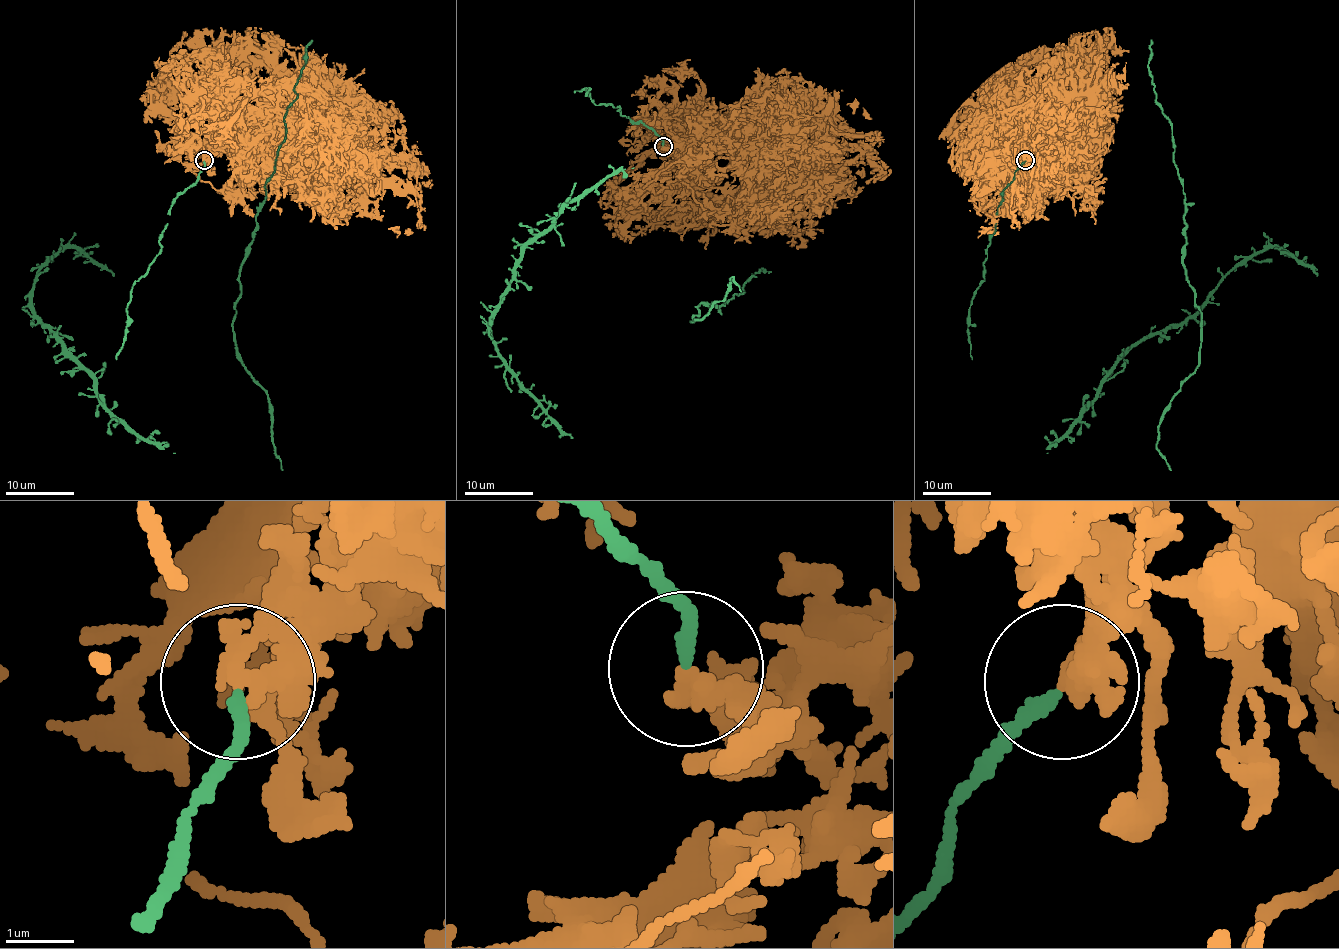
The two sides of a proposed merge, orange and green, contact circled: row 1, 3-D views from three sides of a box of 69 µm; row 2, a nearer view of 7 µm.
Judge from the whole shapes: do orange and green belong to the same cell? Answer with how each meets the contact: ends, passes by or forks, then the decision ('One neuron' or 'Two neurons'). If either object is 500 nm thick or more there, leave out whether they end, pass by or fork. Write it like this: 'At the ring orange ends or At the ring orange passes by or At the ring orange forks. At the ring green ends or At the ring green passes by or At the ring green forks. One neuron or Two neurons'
At the ring orange ends. At the ring green ends. Two neurons

